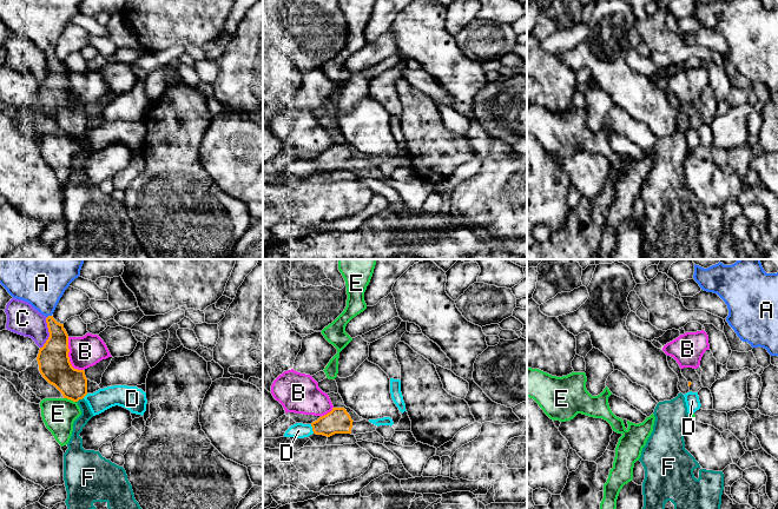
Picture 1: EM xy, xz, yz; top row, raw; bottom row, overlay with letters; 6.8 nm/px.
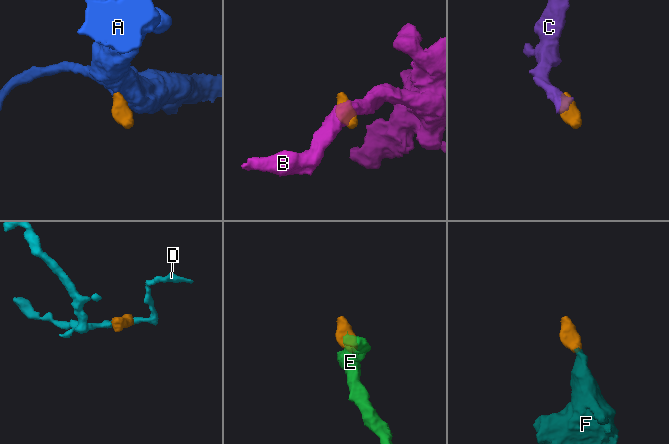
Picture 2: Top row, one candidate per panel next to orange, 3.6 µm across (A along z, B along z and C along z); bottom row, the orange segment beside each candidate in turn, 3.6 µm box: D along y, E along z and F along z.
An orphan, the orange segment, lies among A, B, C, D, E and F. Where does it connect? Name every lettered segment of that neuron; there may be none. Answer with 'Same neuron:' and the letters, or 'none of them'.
Same neuron: A, F

